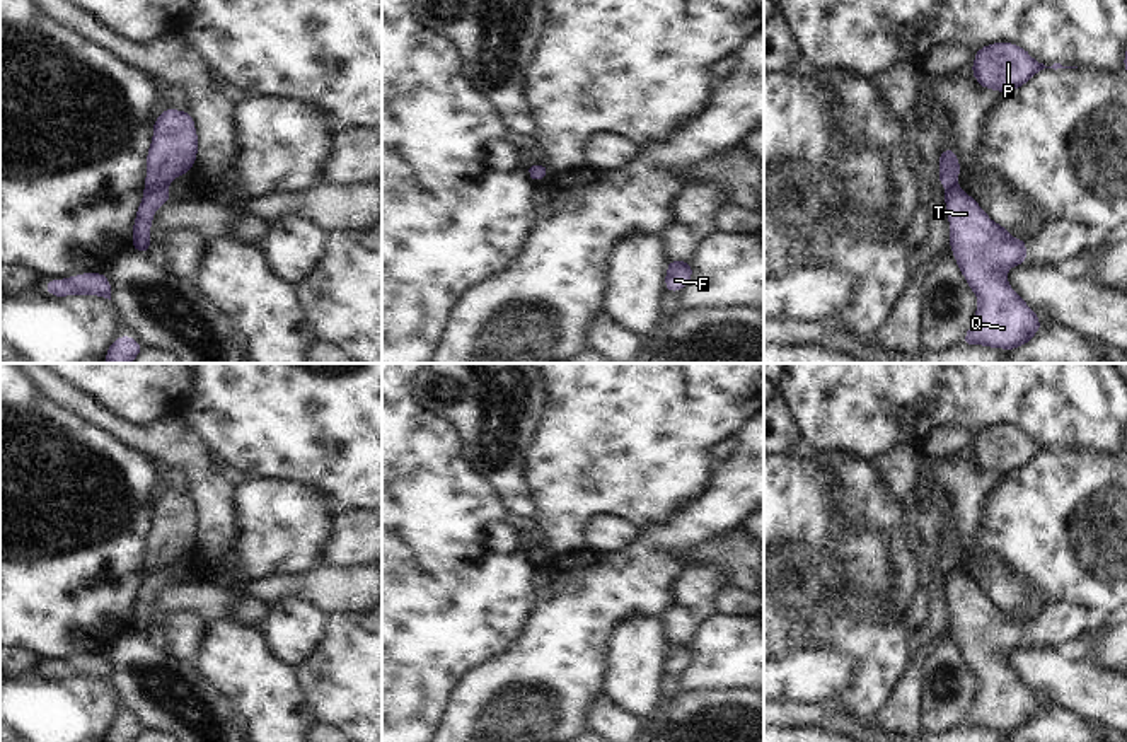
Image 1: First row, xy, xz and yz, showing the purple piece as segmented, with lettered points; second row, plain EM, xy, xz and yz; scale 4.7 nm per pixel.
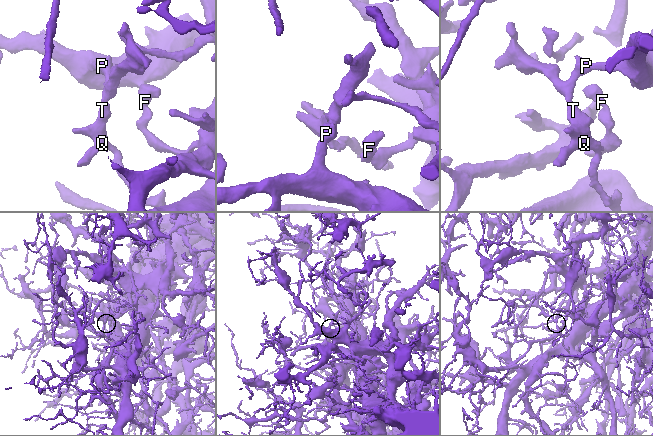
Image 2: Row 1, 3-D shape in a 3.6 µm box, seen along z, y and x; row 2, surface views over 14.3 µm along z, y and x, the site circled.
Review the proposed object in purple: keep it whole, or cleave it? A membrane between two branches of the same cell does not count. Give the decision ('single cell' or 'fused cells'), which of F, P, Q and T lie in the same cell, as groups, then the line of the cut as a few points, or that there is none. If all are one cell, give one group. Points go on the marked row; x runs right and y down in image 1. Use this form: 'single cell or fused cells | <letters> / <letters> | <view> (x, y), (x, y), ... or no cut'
fused cells | F Q T / P | xy (145, 186), (166, 188)

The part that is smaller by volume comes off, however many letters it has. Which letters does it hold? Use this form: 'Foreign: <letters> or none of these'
Foreign: P

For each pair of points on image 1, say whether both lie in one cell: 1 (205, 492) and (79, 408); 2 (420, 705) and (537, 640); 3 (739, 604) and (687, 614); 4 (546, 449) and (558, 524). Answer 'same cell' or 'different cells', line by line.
1: same cell
2: different cells
3: different cells
4: same cell

